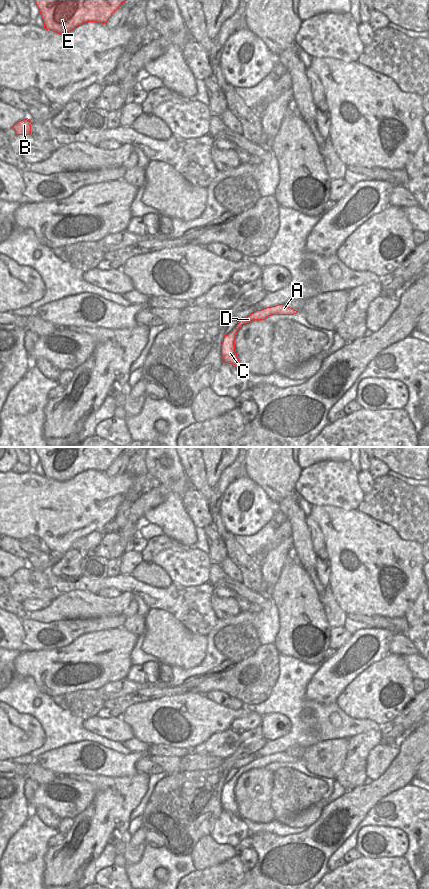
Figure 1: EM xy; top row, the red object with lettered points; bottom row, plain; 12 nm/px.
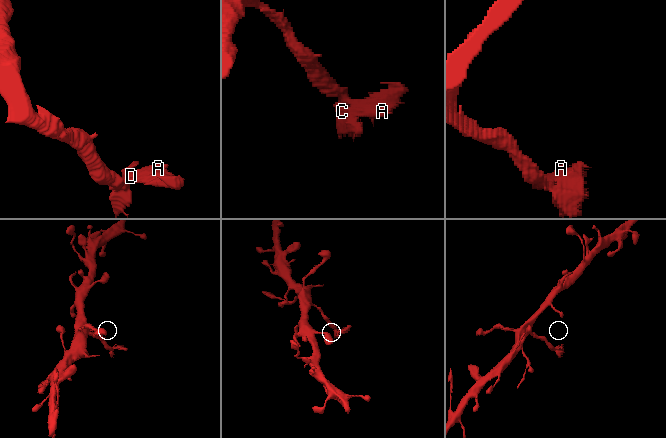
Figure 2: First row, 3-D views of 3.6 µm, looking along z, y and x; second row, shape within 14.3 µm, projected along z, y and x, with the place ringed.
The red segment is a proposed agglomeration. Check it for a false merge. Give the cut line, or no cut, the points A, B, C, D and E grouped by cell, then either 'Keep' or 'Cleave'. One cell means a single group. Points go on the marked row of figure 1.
No split. Groups: A B C D E. Keep.

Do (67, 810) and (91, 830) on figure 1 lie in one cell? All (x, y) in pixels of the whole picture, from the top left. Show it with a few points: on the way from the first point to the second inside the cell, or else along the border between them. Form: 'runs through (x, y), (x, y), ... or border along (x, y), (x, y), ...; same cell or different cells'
border along (91, 800), (74, 819); different cells

